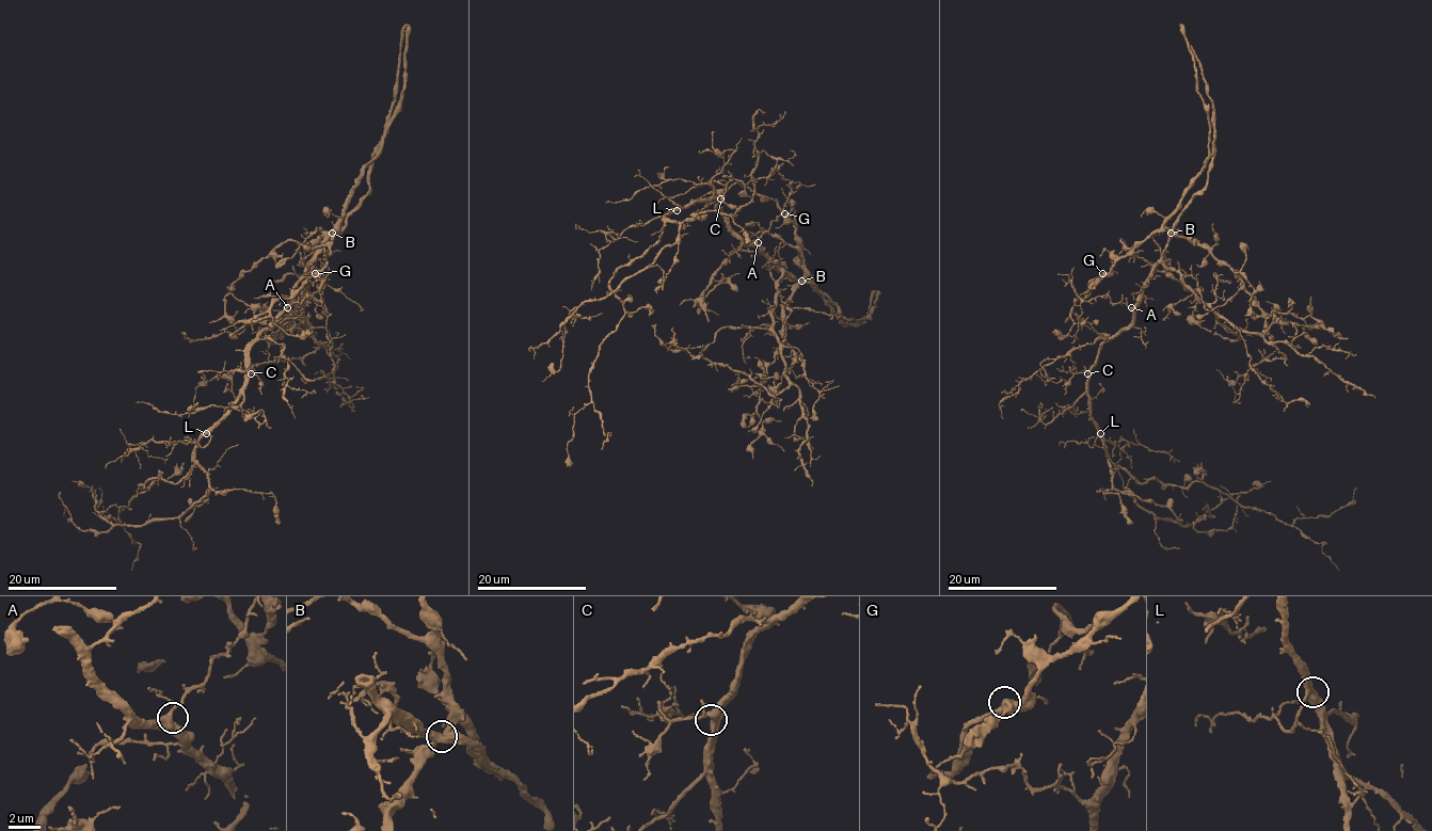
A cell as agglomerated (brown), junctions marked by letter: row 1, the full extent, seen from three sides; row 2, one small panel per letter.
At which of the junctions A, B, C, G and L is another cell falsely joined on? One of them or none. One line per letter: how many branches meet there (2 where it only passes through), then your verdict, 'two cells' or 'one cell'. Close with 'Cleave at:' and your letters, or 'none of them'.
A: 4 branches meet; one cell
B: 4 branches meet; one cell
C: 4 branches meet; one cell
G: 4 branches meet; one cell
L: 4 branches meet; one cell
Cleave at: none of them

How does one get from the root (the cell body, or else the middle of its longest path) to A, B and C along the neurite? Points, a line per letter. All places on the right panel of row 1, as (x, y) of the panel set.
A: (1095, 361), (1098, 349), (1131, 321), (1131, 307)
B: (1095, 361), (1098, 349), (1131, 321), (1133, 310), (1141, 301), (1141, 288), (1167, 248), (1170, 232)
C: (1095, 361), (1087, 373)

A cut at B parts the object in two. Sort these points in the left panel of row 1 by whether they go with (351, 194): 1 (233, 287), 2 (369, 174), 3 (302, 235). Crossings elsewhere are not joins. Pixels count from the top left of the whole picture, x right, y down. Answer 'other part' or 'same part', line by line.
1: same part
2: other part
3: other part

